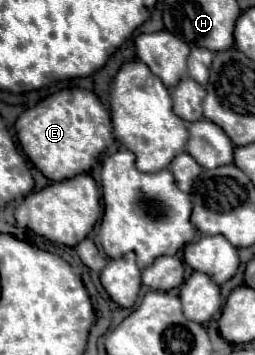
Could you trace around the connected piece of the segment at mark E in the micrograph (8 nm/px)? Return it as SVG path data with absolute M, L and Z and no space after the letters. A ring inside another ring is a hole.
M64 88L64 90L44 98L42 102L38 102L34 108L28 108L26 112L22 112L16 120L16 134L22 144L22 150L32 160L32 164L48 180L60 182L66 178L74 178L76 174L90 172L94 160L108 148L108 144L112 140L112 122L110 122L110 114L104 110L102 102L98 100L98 96L94 92L82 90L82 88Z

